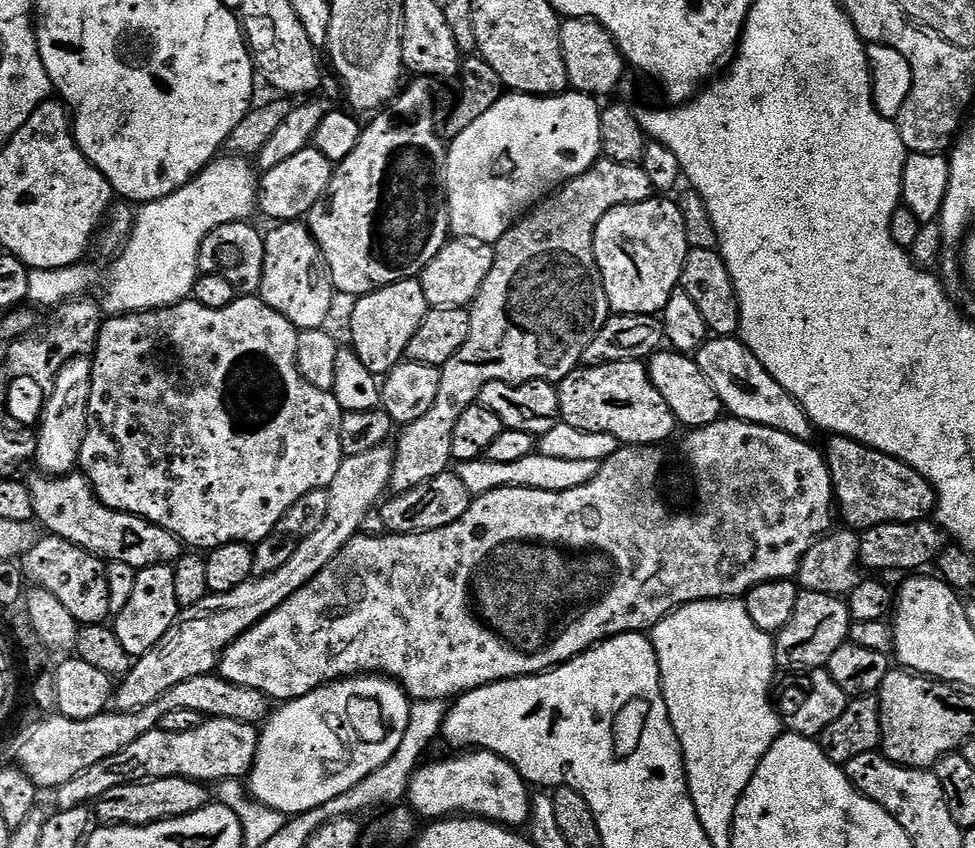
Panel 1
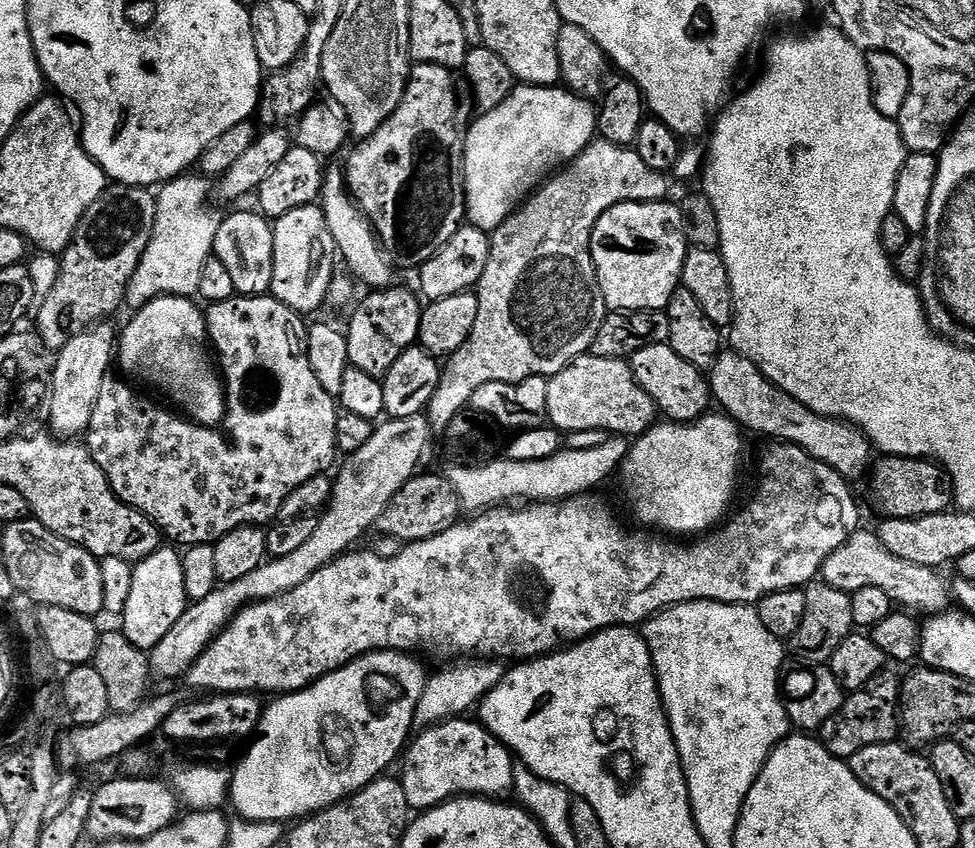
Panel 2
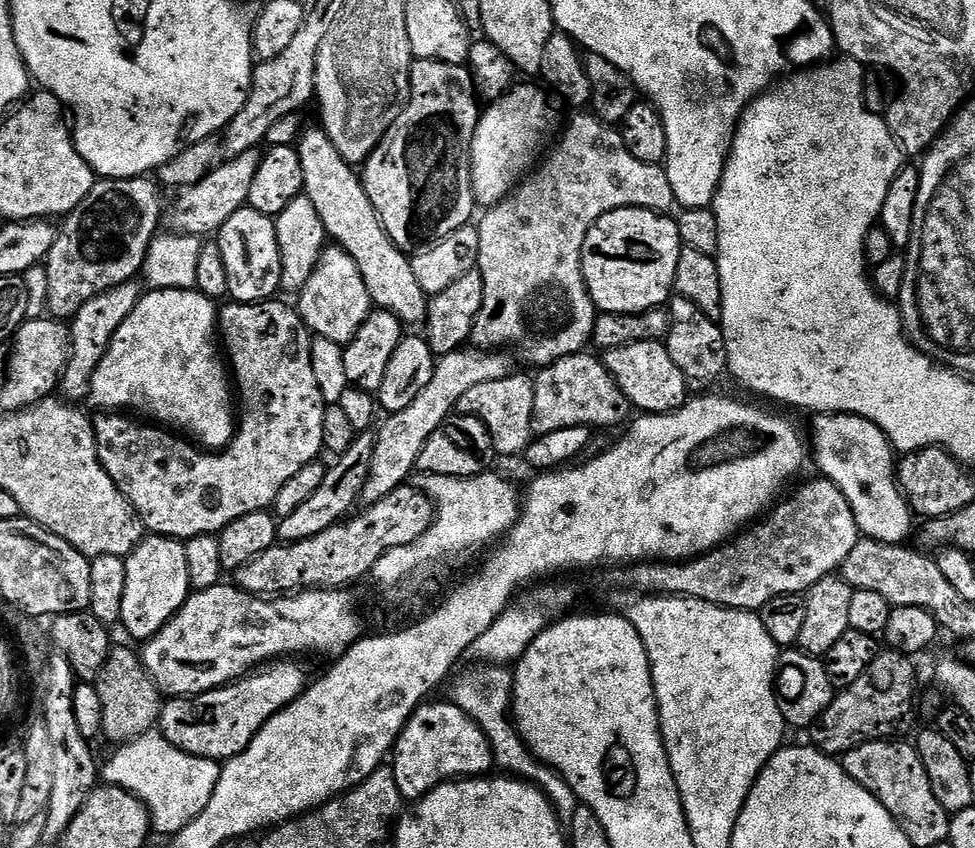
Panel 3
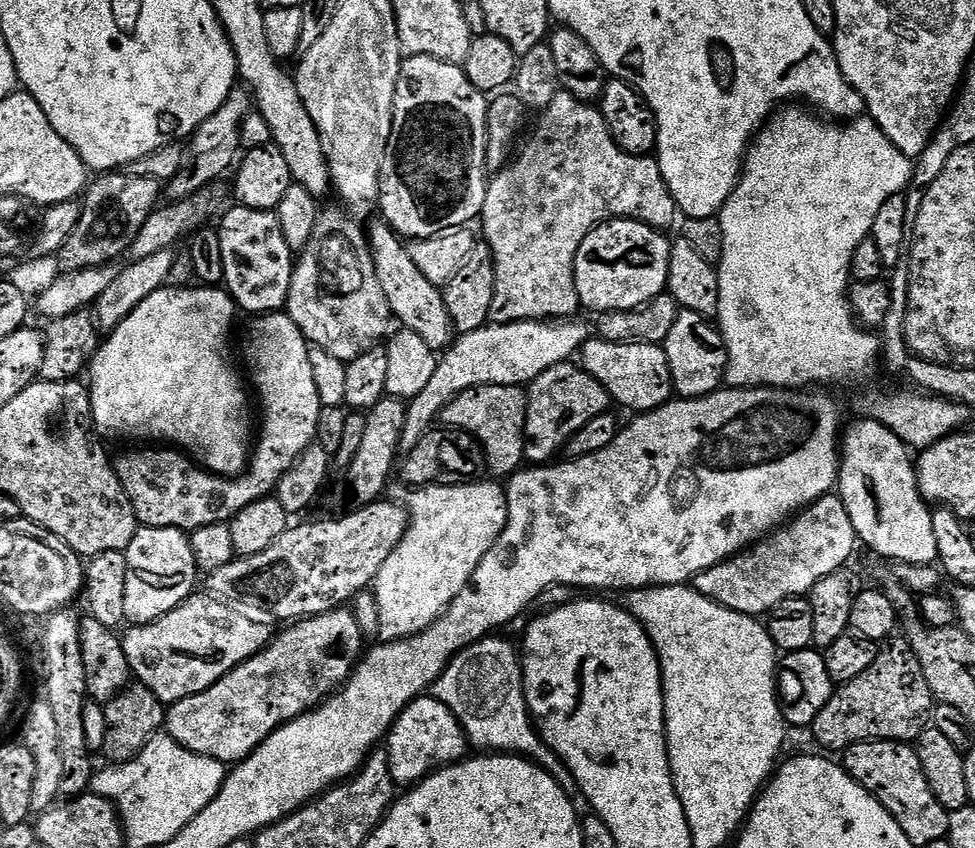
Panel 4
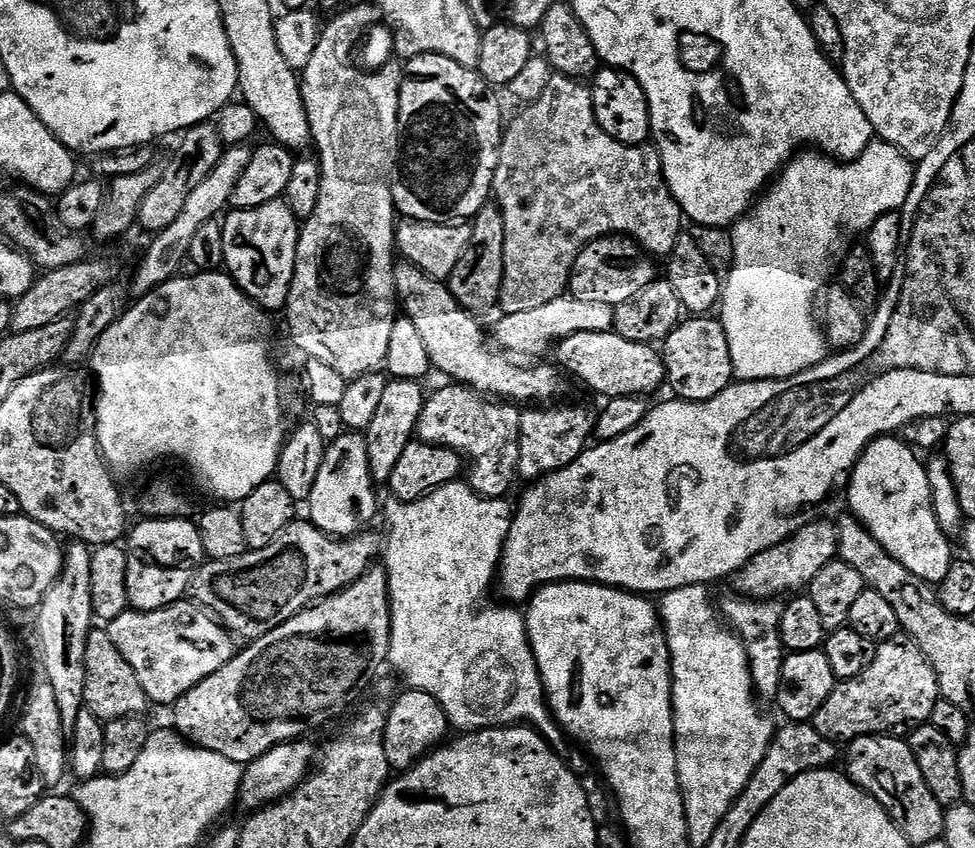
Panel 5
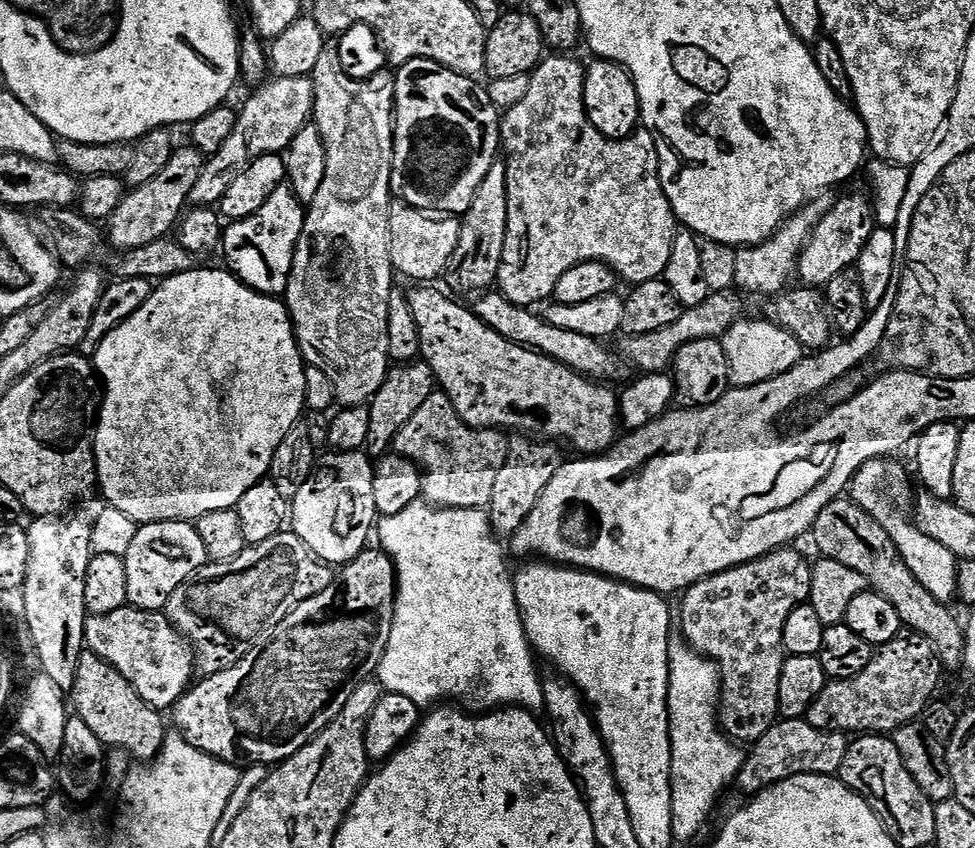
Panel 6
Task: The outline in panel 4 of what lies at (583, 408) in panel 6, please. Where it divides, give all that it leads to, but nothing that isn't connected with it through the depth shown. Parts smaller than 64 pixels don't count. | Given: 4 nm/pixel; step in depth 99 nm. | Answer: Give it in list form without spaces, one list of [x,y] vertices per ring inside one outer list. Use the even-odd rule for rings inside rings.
[[[377,222],[373,228],[367,229],[368,243],[372,250],[374,266],[378,274],[378,286],[382,286],[382,294],[386,294],[388,311],[393,317],[401,320],[403,327],[410,332],[417,332],[433,350],[444,350],[454,339],[452,319],[444,305],[443,291],[414,266],[408,253],[408,244],[397,236],[387,224]]]

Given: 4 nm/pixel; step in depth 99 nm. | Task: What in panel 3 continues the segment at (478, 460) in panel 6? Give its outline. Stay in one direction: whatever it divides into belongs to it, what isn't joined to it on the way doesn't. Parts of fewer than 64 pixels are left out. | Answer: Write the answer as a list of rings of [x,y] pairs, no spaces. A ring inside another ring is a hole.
[[[519,374],[502,378],[498,382],[482,382],[474,390],[466,390],[455,406],[457,413],[476,416],[490,430],[494,446],[501,457],[524,454],[534,439],[532,419],[534,418],[534,383]]]

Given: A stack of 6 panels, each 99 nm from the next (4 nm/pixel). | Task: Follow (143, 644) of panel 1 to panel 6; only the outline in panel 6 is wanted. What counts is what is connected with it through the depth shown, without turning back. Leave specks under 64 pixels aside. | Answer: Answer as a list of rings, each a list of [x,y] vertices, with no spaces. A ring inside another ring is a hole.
[[[171,520],[137,527],[134,543],[130,545],[130,550],[123,557],[126,566],[128,604],[147,612],[167,609],[174,590],[178,590],[178,586],[182,586],[182,582],[189,580],[199,568],[203,568],[205,564],[209,563],[206,546],[202,546],[202,538],[198,534],[198,530],[187,520]]]

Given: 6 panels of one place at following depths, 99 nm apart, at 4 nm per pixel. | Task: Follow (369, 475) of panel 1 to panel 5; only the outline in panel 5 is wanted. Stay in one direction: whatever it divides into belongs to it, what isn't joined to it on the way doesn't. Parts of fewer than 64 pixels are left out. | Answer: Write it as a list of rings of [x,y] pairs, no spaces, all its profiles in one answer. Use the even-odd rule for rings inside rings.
[[[565,294],[554,302],[547,303],[546,306],[540,306],[538,310],[526,310],[522,314],[504,314],[499,318],[500,329],[496,332],[497,345],[495,344],[497,349],[516,358],[524,358],[520,356],[544,358],[547,357],[544,355],[547,352],[549,355],[561,340],[569,340],[572,336],[582,334],[612,331],[614,308],[610,304],[578,302],[571,294]]]

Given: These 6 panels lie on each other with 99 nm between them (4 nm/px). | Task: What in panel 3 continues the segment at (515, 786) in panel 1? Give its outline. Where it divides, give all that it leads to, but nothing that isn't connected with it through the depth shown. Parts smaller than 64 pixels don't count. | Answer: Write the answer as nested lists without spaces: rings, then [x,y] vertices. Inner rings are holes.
[[[455,702],[432,703],[421,704],[412,713],[390,753],[394,782],[398,782],[401,797],[408,802],[420,800],[430,790],[450,780],[487,776],[496,763],[490,742],[474,718],[466,715]]]

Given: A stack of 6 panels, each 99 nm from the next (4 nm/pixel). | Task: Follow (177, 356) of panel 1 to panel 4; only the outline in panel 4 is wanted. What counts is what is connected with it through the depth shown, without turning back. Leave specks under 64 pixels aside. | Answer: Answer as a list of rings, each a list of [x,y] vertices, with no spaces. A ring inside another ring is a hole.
[[[287,311],[260,314],[253,320],[256,321],[248,328],[248,368],[252,371],[251,387],[254,392],[256,387],[260,395],[260,412],[258,408],[258,435],[247,468],[235,478],[218,476],[172,446],[140,446],[137,452],[122,453],[114,460],[116,476],[122,482],[137,521],[143,527],[178,528],[190,534],[202,526],[226,524],[246,510],[250,502],[258,502],[264,496],[273,495],[282,474],[286,474],[286,470],[290,470],[290,466],[294,466],[300,455],[314,443],[322,405],[318,398],[318,385],[314,382],[314,366],[310,366],[312,348],[308,339],[298,330]]]

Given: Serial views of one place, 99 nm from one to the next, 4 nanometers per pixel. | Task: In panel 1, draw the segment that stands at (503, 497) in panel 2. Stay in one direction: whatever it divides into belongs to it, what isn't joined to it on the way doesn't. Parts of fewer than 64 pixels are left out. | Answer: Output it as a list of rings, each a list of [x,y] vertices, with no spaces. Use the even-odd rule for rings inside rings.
[[[531,454],[518,462],[492,462],[487,458],[478,460],[461,460],[455,465],[454,471],[462,482],[466,482],[466,490],[473,494],[489,492],[495,488],[533,488],[547,492],[574,490],[578,486],[586,486],[598,474],[601,461],[590,458],[546,458],[539,454]]]

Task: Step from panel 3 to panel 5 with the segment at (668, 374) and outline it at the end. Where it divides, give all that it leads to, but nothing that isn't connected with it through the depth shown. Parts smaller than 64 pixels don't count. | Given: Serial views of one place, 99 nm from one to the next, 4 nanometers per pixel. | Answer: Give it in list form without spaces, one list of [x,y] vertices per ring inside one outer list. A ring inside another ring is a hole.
[[[599,332],[572,336],[555,345],[555,363],[569,377],[581,380],[592,392],[603,398],[622,399],[625,396],[648,398],[665,383],[664,358],[653,345],[642,342],[626,342],[617,332]]]

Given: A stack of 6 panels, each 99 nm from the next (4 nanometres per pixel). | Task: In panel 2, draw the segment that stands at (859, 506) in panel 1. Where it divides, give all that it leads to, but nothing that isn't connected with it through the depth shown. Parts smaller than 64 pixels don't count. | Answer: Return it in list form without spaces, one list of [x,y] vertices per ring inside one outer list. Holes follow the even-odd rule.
[[[881,455],[880,461],[873,463],[870,468],[872,476],[872,500],[884,518],[922,518],[926,514],[947,512],[953,507],[952,480],[946,469],[941,468],[935,460],[925,460],[914,456]]]

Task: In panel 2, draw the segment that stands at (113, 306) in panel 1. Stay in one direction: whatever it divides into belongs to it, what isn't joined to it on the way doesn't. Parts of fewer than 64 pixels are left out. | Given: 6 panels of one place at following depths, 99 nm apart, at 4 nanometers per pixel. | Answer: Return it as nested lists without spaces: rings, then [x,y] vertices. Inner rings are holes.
[[[200,174],[190,175],[177,176],[175,180],[168,181],[155,193],[155,216],[152,231],[148,233],[148,244],[128,282],[126,304],[129,304],[129,309],[141,308],[143,304],[148,304],[159,296],[191,297],[196,291],[196,279],[201,266],[209,256],[213,255],[212,242],[216,237],[218,220],[217,217],[212,217],[211,210],[204,205],[208,200],[209,181]]]

